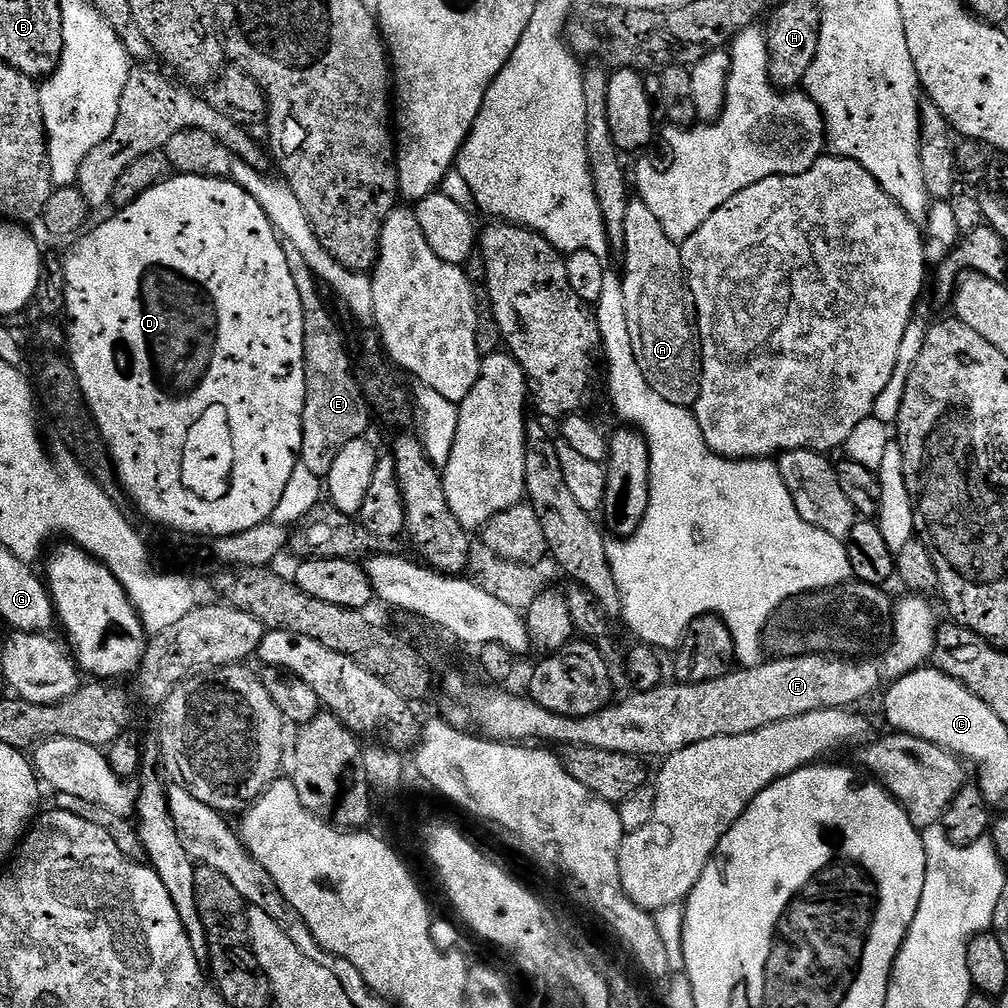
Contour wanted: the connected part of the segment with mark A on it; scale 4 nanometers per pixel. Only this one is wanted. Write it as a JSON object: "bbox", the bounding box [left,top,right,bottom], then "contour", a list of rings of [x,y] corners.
{"bbox":[624,198,700,408],"contour":[[[638,198],[629,199],[626,210],[624,255],[624,293],[626,322],[630,325],[630,346],[638,358],[646,382],[666,402],[692,408],[700,393],[700,334],[696,330],[696,307],[688,278],[684,274],[681,245],[666,238],[650,206]]]}

